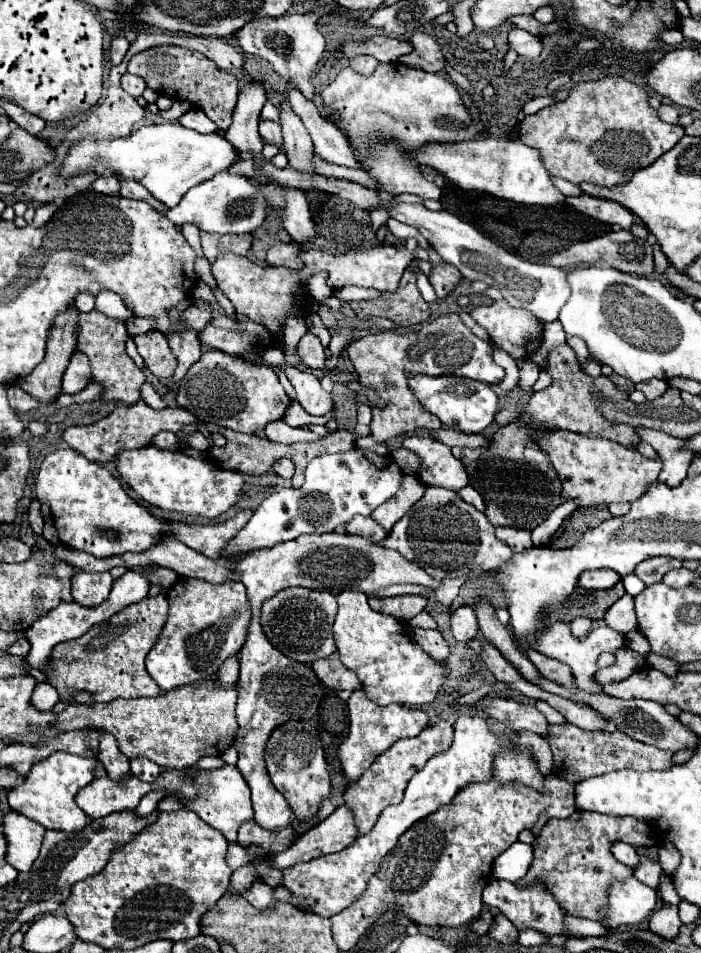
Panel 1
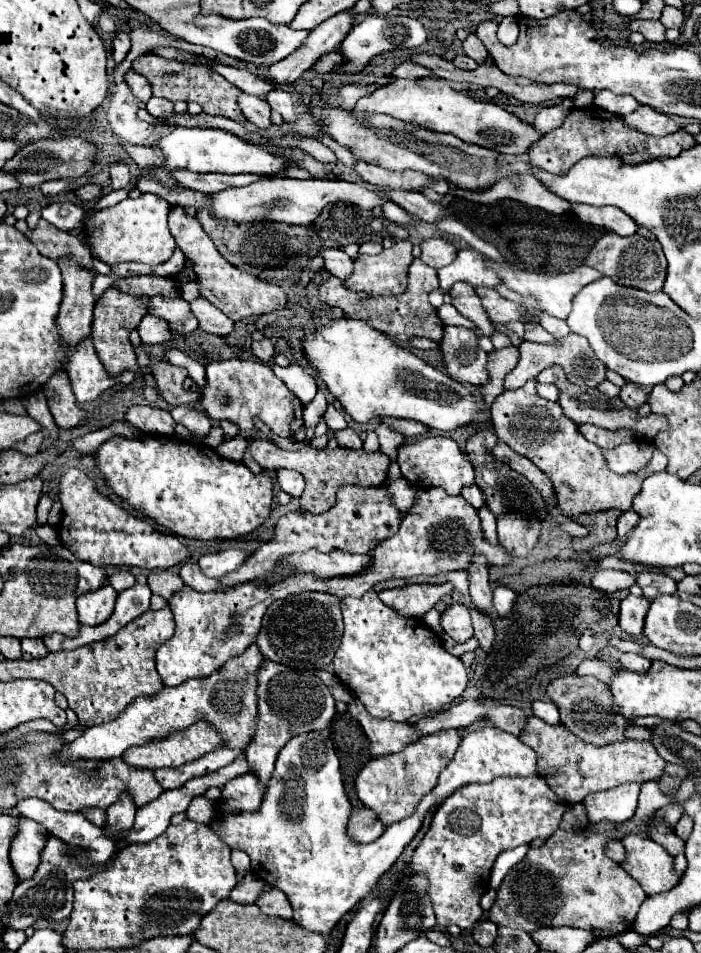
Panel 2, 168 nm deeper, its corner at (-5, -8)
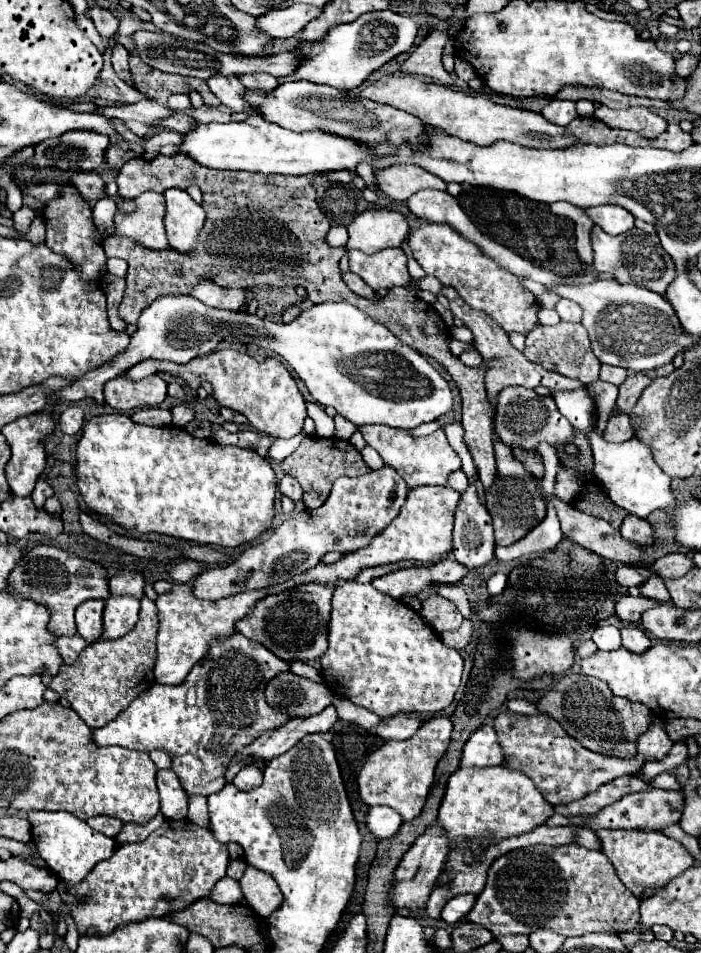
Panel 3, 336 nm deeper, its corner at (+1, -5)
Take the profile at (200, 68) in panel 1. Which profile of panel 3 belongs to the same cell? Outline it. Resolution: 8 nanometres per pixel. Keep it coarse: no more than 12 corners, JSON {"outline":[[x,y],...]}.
{"outline":[[130,55],[134,85],[150,99],[166,103],[174,93],[198,91],[208,107],[220,107],[208,83],[162,73]]}

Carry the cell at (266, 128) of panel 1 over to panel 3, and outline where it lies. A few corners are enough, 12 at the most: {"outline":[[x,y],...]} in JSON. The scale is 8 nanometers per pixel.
{"outline":[[210,77],[208,87],[236,113],[256,113],[238,77]]}

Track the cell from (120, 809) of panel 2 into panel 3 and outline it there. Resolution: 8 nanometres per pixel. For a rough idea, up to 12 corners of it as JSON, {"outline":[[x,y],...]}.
{"outline":[[110,815],[86,821],[92,829],[116,837],[124,821]]}

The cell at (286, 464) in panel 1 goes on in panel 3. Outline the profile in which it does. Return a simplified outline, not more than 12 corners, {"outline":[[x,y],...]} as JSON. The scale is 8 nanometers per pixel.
{"outline":[[290,475],[280,477],[278,489],[292,501],[300,501],[302,487]]}

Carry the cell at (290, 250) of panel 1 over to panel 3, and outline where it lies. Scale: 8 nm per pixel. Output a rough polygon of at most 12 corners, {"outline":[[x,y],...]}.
{"outline":[[332,227],[326,236],[331,247],[345,247],[346,227]]}

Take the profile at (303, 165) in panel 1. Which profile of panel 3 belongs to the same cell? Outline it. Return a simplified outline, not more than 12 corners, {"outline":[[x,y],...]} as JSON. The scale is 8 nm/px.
{"outline":[[266,73],[242,75],[240,81],[252,91],[274,91],[276,77]]}

